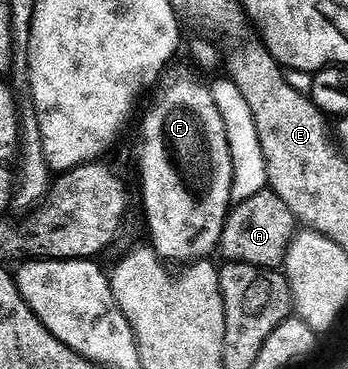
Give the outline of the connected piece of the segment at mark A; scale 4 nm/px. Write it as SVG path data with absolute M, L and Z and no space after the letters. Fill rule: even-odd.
M268 189L232 206L223 230L221 255L228 263L279 269L286 264L287 250L296 234L297 220L293 209L289 209L289 205L285 205L279 195Z

